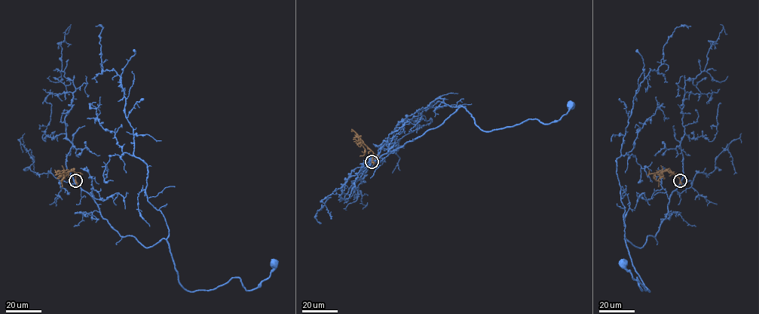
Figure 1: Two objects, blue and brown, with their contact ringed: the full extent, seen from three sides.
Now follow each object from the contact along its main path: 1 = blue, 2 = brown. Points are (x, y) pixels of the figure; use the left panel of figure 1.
1: (75, 181), (121, 236), (145, 247), (165, 238), (189, 291), (233, 278), (252, 290), (275, 263)
2: (75, 181), (76, 172), (69, 171), (64, 174), (68, 170), (62, 171)

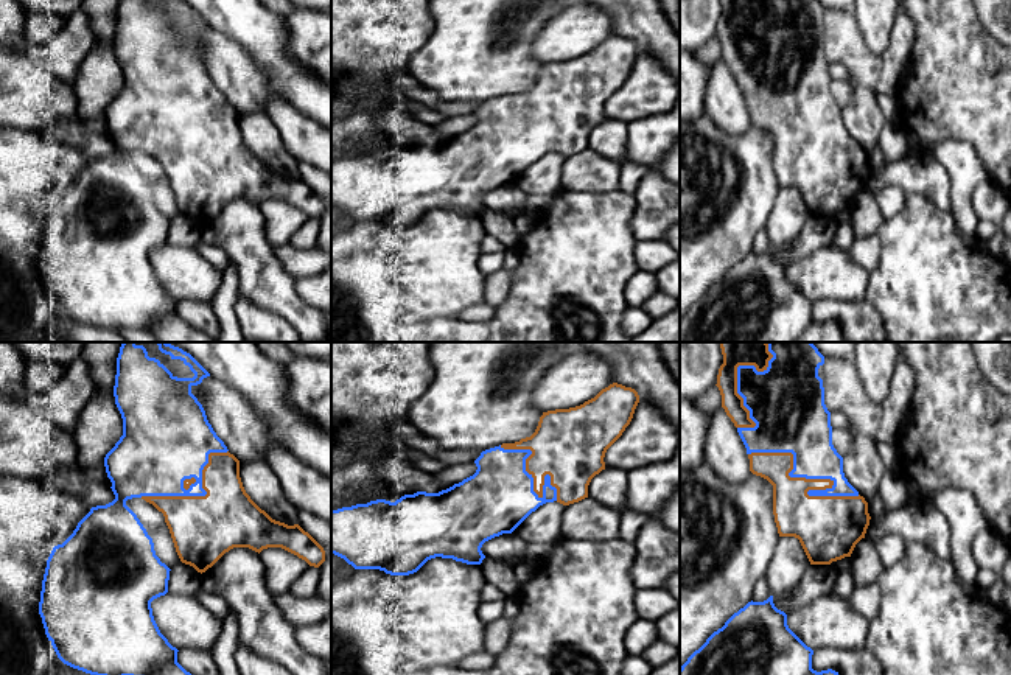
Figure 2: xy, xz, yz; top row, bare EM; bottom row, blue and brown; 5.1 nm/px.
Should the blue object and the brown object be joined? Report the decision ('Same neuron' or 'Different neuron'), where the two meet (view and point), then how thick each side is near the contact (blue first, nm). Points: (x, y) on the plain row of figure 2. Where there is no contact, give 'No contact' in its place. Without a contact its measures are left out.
Different neuron. Touches blue at yz (818, 129). Thickness 260 nm (blue) against 300 nm

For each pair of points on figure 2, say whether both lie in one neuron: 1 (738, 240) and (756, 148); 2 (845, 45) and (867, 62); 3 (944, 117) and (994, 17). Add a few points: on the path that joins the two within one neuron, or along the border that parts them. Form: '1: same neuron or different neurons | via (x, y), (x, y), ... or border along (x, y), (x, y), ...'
1: same neuron | via (738, 216), (738, 204), (745, 187), (747, 171)
2: same neuron | via (850, 50), (862, 62)
3: different neurons | border along (977, 16), (994, 38)

